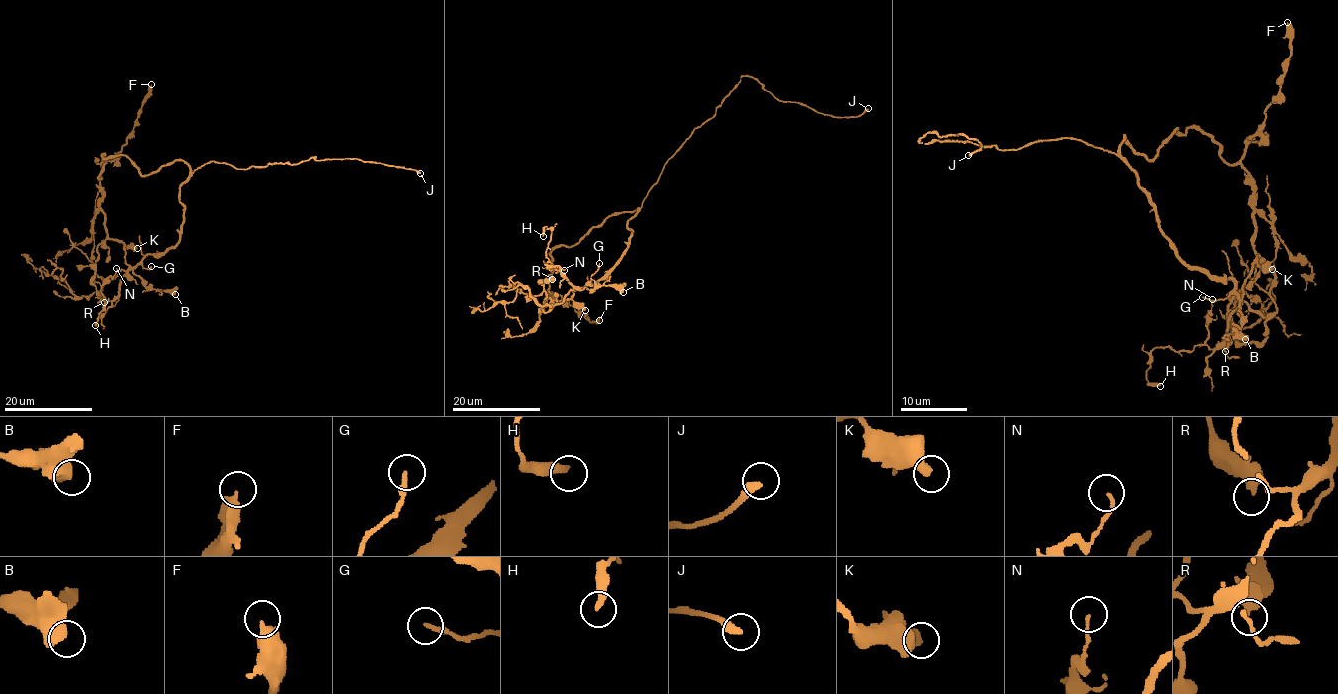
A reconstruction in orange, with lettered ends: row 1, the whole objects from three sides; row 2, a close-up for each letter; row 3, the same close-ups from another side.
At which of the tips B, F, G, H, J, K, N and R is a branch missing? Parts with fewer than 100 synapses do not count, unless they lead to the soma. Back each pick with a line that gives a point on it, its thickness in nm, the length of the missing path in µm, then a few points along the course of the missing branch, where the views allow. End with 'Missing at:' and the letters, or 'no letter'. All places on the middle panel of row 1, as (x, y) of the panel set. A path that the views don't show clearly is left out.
J: (868, 108) | 340 nm | 30 µm
Missing at: J

